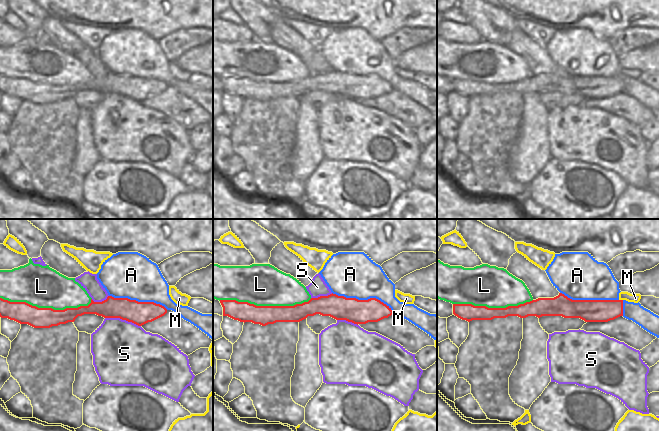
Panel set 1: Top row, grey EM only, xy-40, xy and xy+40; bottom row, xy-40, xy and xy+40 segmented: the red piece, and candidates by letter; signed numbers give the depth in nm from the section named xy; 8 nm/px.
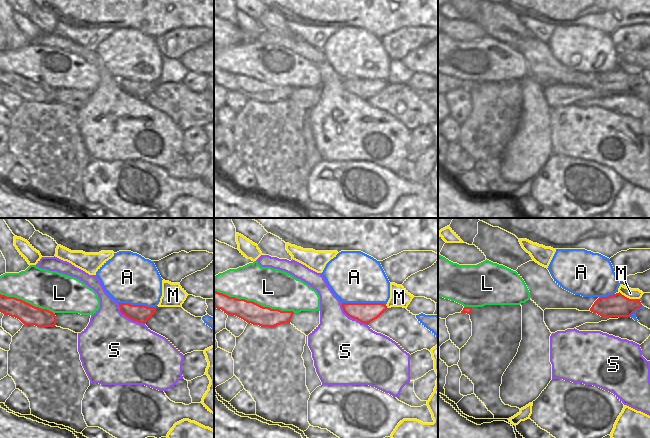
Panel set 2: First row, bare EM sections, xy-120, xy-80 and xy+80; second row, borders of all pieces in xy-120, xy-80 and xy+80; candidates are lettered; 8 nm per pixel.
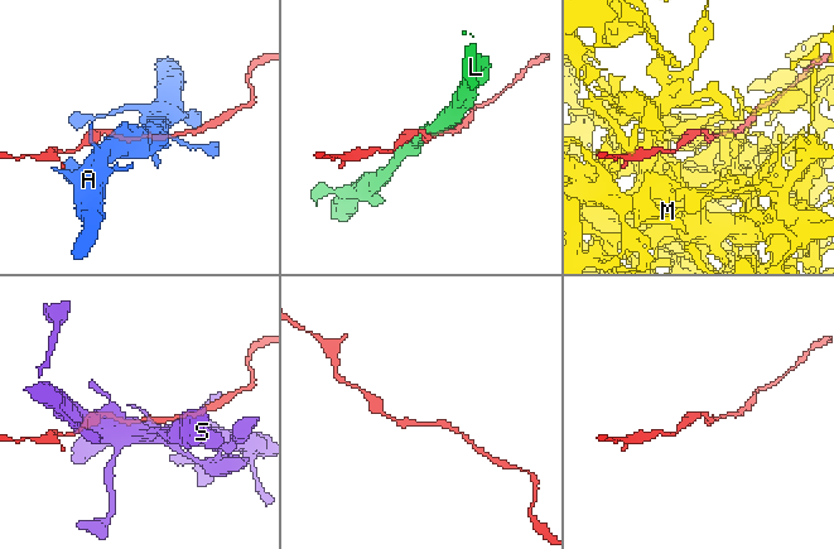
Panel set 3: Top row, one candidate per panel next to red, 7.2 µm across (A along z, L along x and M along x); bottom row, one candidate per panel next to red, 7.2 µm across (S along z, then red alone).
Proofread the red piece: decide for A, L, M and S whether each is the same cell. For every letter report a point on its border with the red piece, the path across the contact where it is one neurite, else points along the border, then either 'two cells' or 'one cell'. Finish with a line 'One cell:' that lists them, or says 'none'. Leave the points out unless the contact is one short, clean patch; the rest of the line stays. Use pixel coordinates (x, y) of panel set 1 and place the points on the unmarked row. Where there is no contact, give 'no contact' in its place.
A: xy (363, 76) | two cells
L: xy-40 (46, 84) | two cells
M: xy+40 (621, 76) | two cells
S: xy-40 (123, 95) | along xy-40 (105, 93), (119, 93), (140, 102) | two cells
One cell: none

